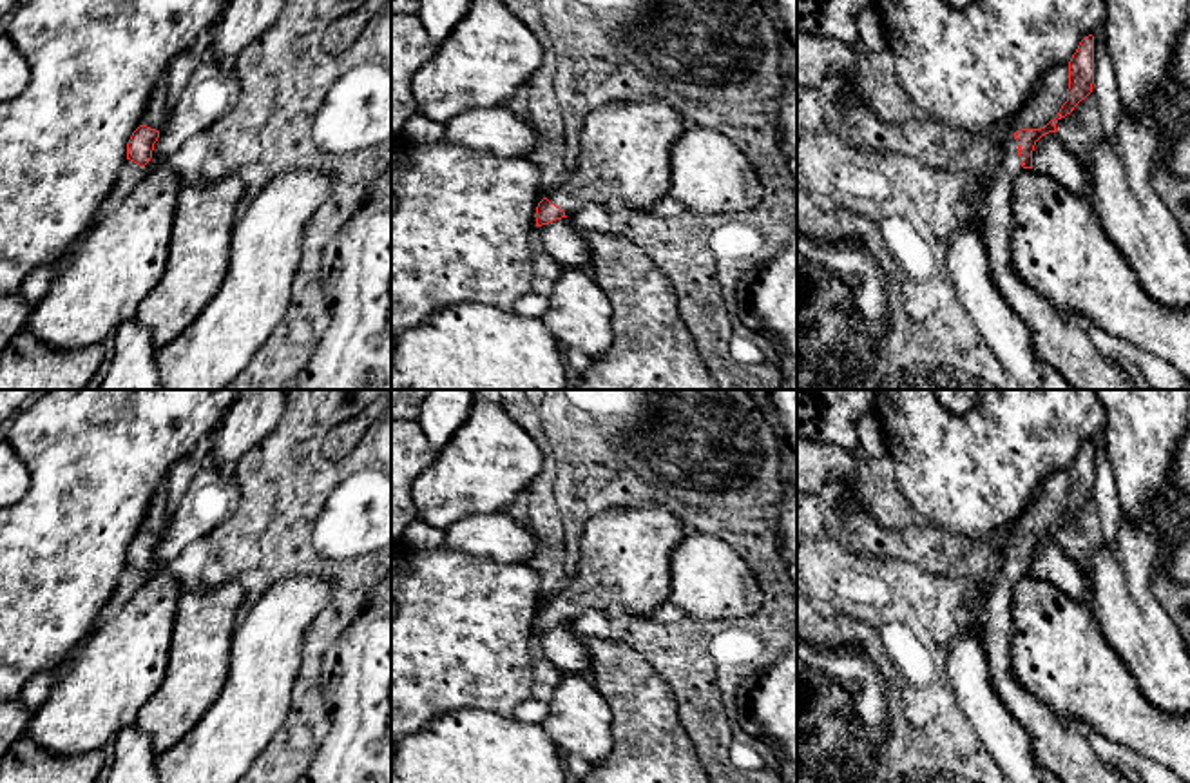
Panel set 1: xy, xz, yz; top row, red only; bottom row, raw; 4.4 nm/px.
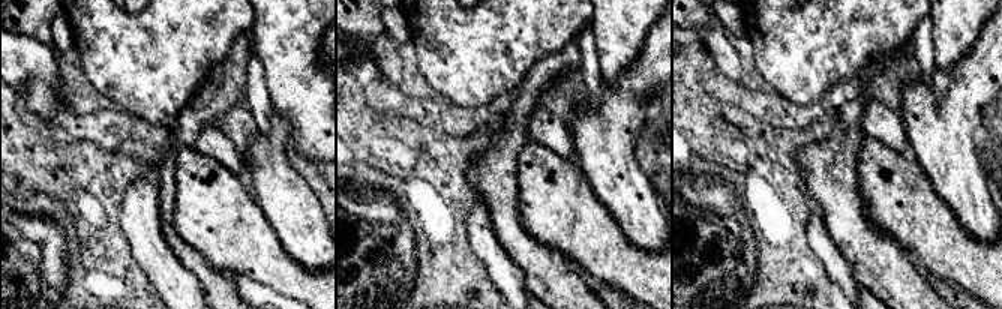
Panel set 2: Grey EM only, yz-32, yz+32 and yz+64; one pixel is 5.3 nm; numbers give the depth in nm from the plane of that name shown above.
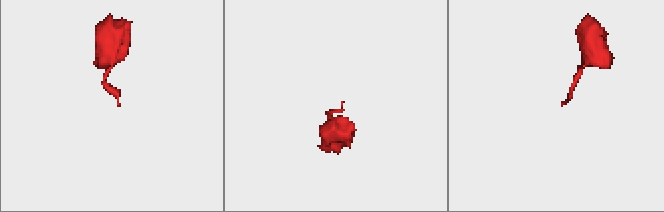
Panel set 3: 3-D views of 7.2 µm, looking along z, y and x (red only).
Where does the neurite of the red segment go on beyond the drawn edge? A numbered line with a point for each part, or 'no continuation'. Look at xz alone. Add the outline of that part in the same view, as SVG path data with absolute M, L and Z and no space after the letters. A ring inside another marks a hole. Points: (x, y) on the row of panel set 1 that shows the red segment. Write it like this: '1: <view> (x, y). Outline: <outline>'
1: xz (623, 158). Outline: M667 98L600 105L583 120L576 169L545 198L567 218L587 205L652 210L668 194L670 150L685 130Z

